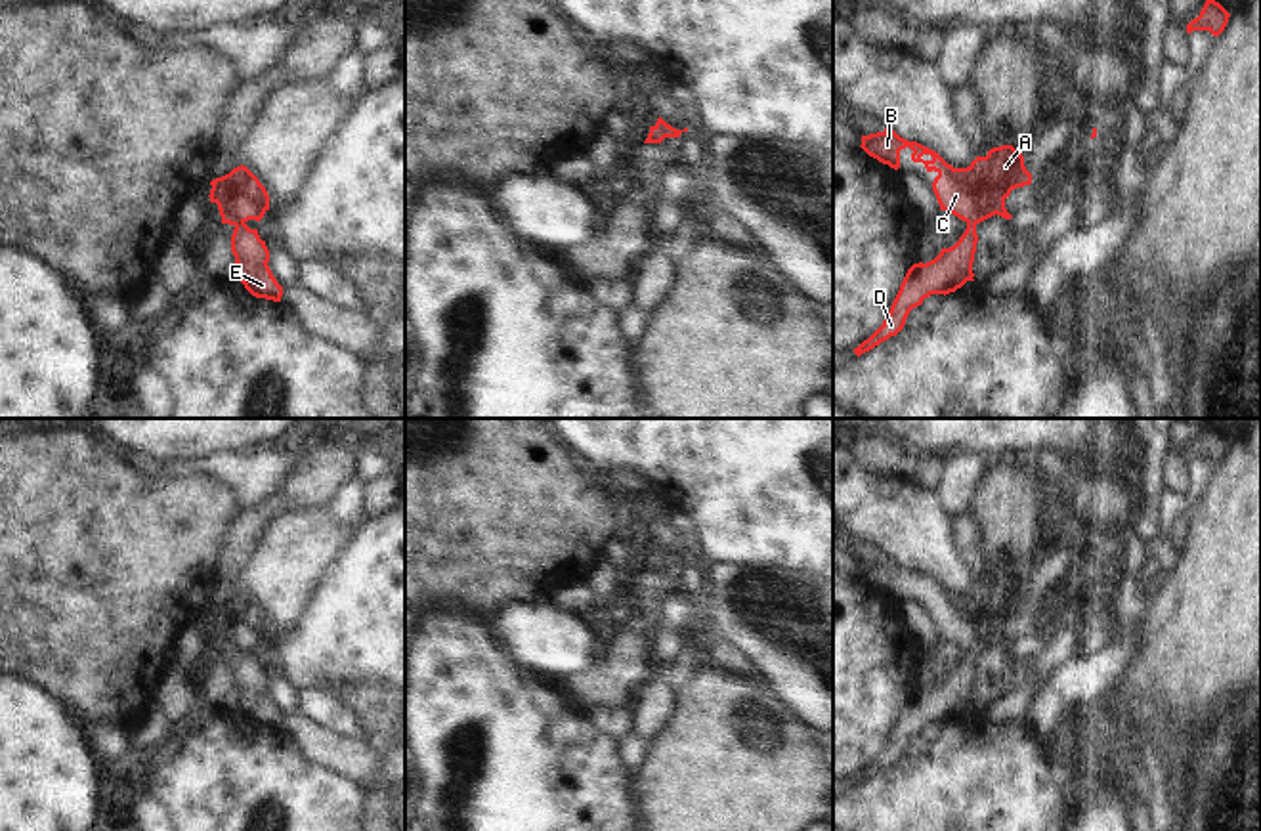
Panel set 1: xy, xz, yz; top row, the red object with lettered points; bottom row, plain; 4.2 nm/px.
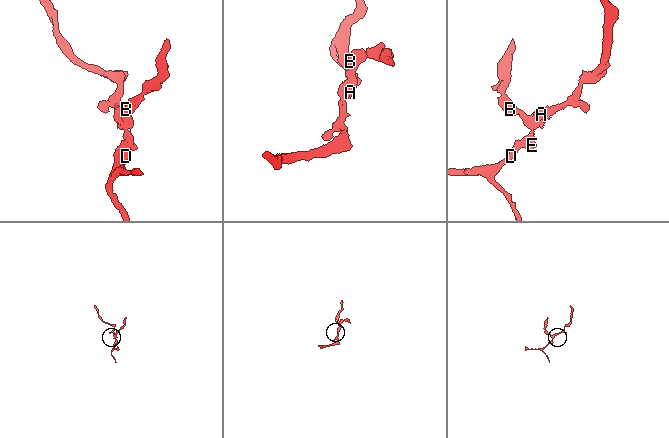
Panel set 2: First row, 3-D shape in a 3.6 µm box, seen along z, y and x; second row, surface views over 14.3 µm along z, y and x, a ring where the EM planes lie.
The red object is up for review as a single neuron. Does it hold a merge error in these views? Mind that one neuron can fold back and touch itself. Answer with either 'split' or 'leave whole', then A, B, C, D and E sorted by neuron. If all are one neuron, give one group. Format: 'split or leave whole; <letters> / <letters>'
leave whole; A B C D E

